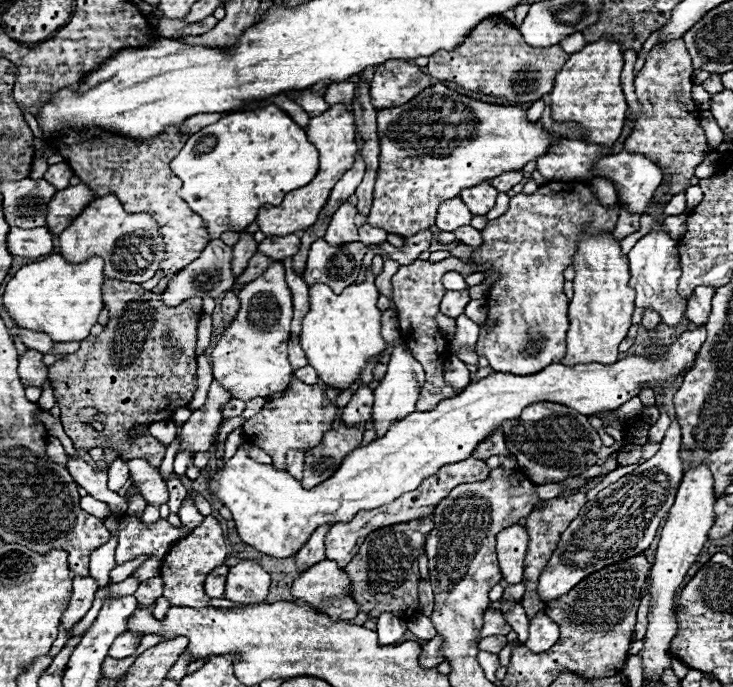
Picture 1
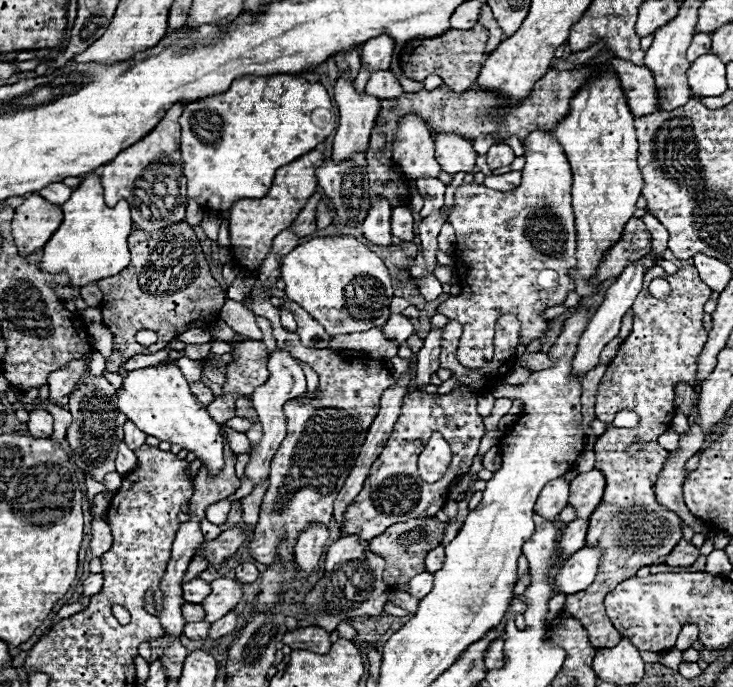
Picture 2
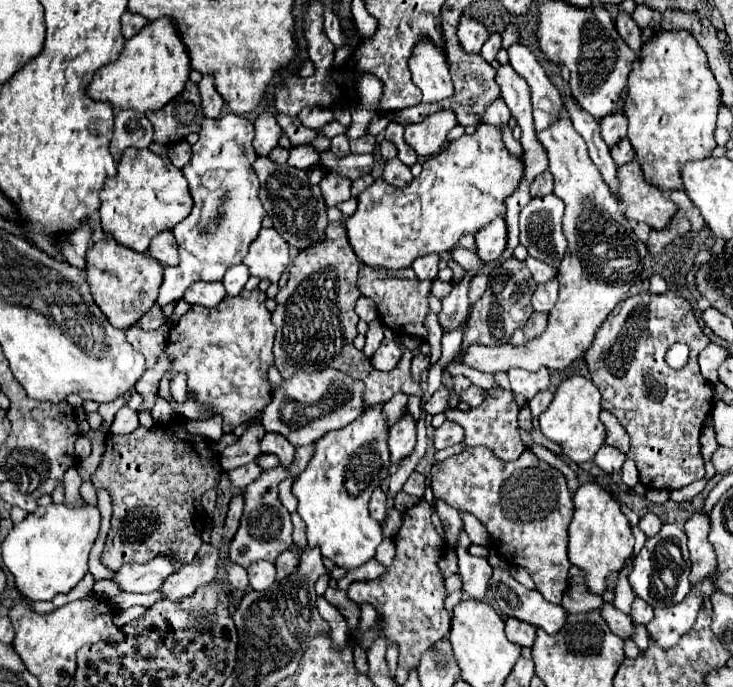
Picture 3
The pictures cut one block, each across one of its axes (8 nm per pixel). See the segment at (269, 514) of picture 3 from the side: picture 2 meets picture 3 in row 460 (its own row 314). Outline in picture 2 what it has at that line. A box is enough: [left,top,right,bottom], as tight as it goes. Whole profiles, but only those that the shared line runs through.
[278,300,332,348]

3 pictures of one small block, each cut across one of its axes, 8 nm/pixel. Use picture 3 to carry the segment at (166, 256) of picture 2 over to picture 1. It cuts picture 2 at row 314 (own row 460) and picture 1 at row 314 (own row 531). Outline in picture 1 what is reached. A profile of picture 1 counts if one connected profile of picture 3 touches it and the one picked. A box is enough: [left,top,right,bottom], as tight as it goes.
[50,280,202,466]

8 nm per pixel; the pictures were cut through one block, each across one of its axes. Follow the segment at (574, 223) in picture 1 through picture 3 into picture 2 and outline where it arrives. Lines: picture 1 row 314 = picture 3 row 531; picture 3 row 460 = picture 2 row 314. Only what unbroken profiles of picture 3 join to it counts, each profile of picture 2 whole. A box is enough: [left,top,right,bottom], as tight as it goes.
[438,130,576,368]

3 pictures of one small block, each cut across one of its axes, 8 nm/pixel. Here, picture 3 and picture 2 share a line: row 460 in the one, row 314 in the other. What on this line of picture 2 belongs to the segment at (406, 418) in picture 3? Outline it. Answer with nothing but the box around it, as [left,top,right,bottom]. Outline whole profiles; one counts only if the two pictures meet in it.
[382,314,414,346]

